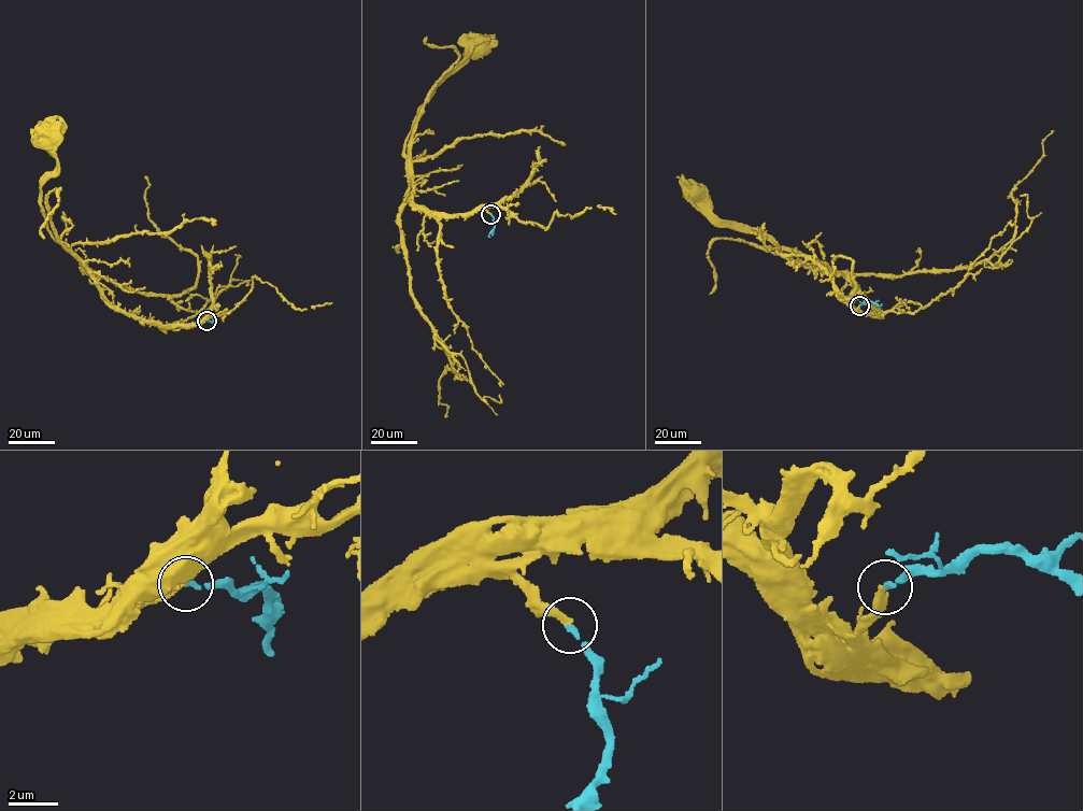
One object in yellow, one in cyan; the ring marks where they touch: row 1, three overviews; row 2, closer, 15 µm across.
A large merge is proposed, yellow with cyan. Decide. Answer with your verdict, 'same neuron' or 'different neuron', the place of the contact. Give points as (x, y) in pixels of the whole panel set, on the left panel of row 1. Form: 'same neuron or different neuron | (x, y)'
same neuron | (207, 321)

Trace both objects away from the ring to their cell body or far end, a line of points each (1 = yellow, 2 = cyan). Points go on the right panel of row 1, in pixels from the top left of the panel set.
1: (859, 306), (857, 310), (879, 315), (843, 275), (723, 222), (712, 212), (700, 190), (694, 189)
2: (859, 306), (881, 303)

